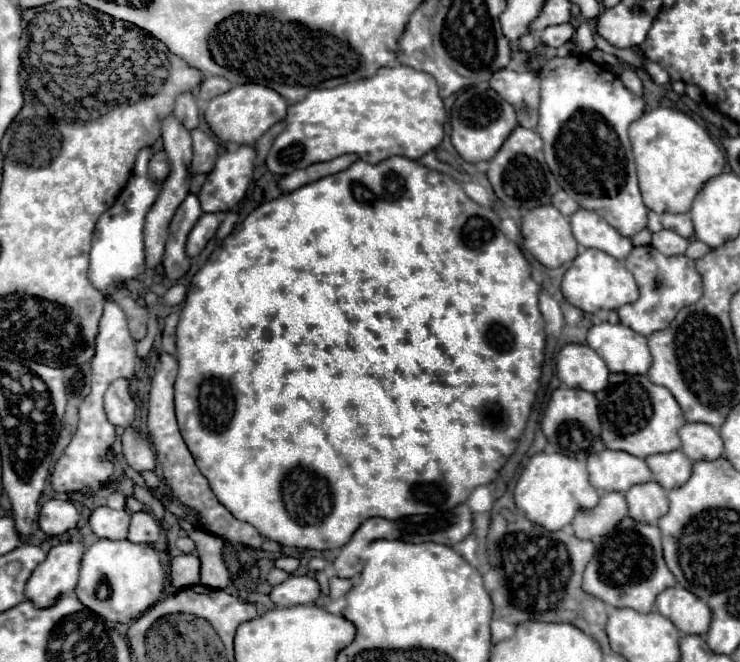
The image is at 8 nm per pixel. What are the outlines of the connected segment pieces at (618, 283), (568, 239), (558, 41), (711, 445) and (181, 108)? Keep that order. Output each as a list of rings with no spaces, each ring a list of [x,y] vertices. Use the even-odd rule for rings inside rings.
[[[584,249],[564,273],[562,295],[584,313],[600,313],[620,309],[620,305],[626,303],[634,303],[638,299],[638,287],[632,273],[624,267],[622,261],[600,249]]]
[[[540,205],[522,217],[522,247],[546,267],[560,267],[578,253],[568,217],[554,205]]]
[[[564,23],[564,25],[552,25],[552,27],[546,27],[544,31],[540,31],[538,39],[542,45],[546,47],[552,47],[552,49],[558,49],[560,45],[568,43],[574,35],[574,27],[570,23]]]
[[[684,423],[680,427],[682,451],[692,461],[716,459],[724,453],[724,443],[720,441],[720,433],[716,427],[708,423]]]
[[[190,91],[180,93],[176,99],[174,113],[176,113],[176,117],[180,117],[180,121],[184,121],[184,125],[188,125],[188,129],[198,127],[198,105],[196,105],[194,93],[190,93]]]

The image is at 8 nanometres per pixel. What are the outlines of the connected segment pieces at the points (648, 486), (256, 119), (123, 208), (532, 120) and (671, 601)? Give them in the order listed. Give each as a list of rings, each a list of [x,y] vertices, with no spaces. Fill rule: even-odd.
[[[648,481],[648,483],[630,487],[626,491],[626,501],[628,501],[632,519],[652,523],[652,525],[656,525],[656,521],[668,511],[666,491],[656,481]]]
[[[246,83],[236,85],[230,91],[210,99],[206,107],[206,121],[220,141],[236,145],[254,145],[276,121],[286,117],[286,109],[288,109],[286,99],[274,89],[256,83]]]
[[[144,147],[138,153],[136,167],[126,187],[118,195],[116,203],[96,223],[90,249],[88,279],[104,295],[112,295],[116,285],[126,285],[130,279],[136,279],[140,273],[144,273],[144,217],[162,189],[162,181],[152,179],[148,173],[148,161],[152,155],[152,147]]]
[[[500,69],[490,77],[490,87],[500,93],[514,109],[518,123],[528,129],[536,129],[538,125],[538,101],[540,101],[540,85],[536,71],[512,71]]]
[[[668,587],[656,597],[656,611],[664,613],[684,635],[708,633],[710,609],[708,605],[684,587]]]

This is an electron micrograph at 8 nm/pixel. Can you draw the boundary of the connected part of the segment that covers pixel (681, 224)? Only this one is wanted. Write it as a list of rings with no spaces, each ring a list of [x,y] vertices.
[[[662,213],[660,221],[662,221],[664,229],[672,229],[672,231],[680,233],[686,239],[690,239],[694,235],[690,213],[678,213],[678,215],[674,215],[674,213]]]

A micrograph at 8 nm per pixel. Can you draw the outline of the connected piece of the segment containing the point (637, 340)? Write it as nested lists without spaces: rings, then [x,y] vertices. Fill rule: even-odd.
[[[620,323],[592,325],[588,329],[588,345],[604,357],[612,373],[646,373],[652,363],[646,337]]]

